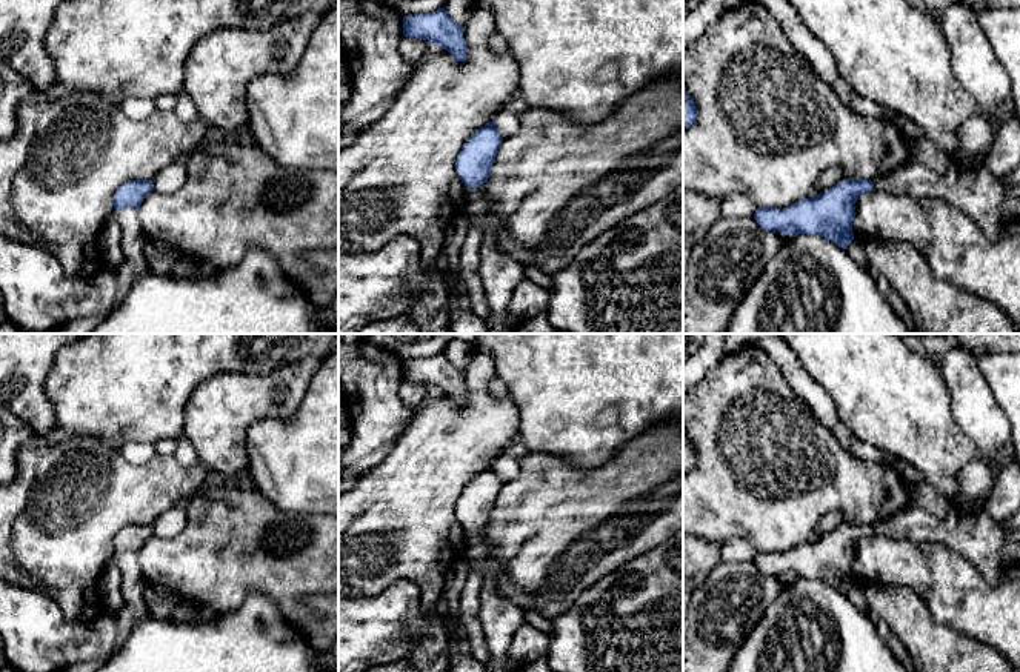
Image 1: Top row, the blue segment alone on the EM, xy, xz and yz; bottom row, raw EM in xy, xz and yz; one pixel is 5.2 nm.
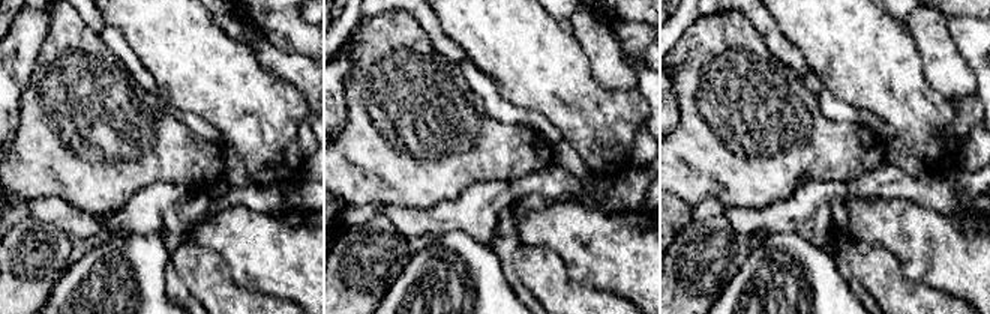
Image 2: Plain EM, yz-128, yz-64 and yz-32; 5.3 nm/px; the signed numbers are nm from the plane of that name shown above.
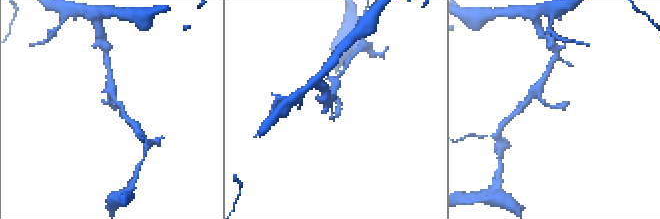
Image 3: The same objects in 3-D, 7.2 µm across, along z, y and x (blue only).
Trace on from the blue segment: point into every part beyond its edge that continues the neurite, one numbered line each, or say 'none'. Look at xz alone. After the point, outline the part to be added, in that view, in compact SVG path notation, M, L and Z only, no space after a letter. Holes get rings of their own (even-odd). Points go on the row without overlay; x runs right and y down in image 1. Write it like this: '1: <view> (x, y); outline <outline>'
1: xz (500, 618); outline M486 529L475 532L483 544L483 555L475 563L475 572L482 578L480 590L480 621L491 652L489 672L511 672L508 667L508 649L518 627L525 620L525 610L497 590L502 575L502 563L491 552Z

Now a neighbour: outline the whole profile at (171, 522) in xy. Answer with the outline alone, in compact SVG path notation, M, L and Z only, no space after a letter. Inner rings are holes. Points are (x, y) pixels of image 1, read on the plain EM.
M174 506L168 511L162 512L152 521L152 531L158 537L174 537L177 535L188 521L188 511L186 506Z

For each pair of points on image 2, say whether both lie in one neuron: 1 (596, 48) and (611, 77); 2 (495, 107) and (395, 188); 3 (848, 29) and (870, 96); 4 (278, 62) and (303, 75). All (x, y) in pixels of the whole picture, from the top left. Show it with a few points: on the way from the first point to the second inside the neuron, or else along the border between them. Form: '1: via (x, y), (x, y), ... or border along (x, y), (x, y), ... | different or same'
1: via (603, 56), (608, 60), (609, 69) | same
2: border along (468, 83), (492, 117), (521, 125) | different
3: via (854, 45), (870, 62), (870, 80) | same
4: via (284, 65), (297, 69) | same

